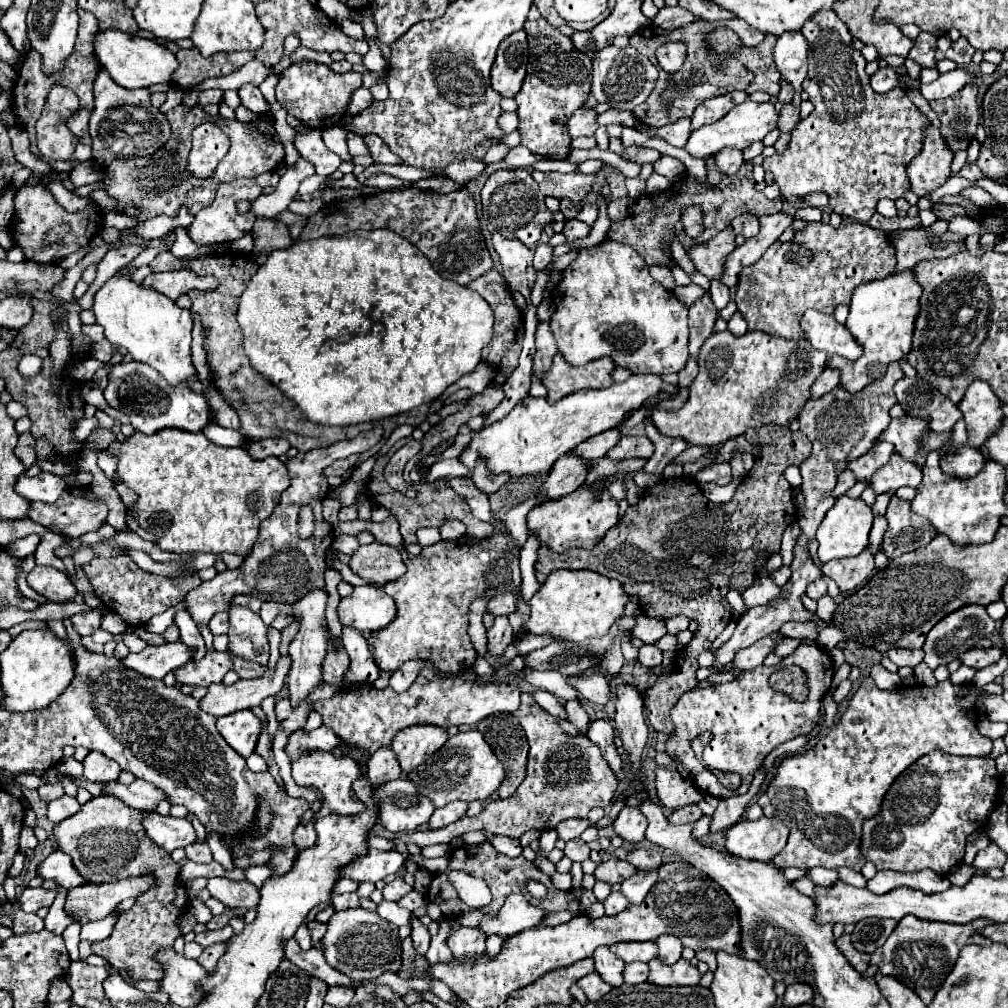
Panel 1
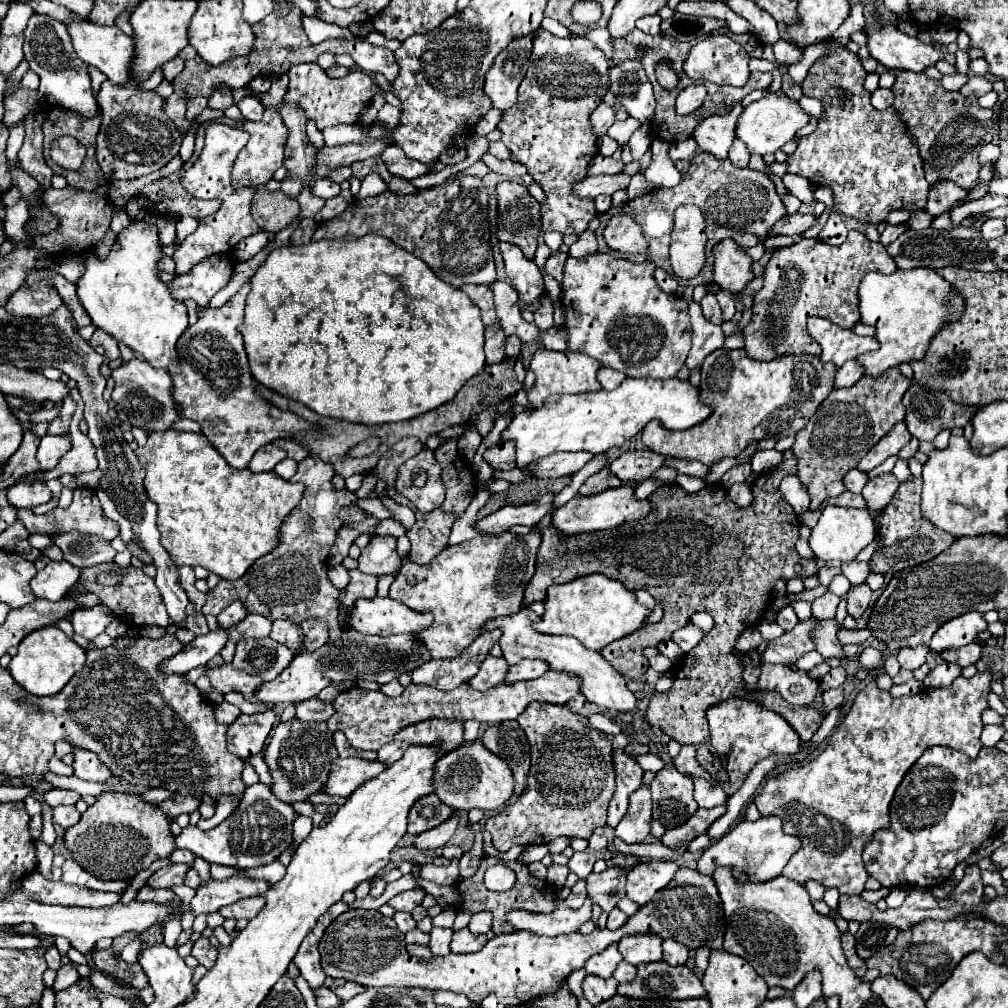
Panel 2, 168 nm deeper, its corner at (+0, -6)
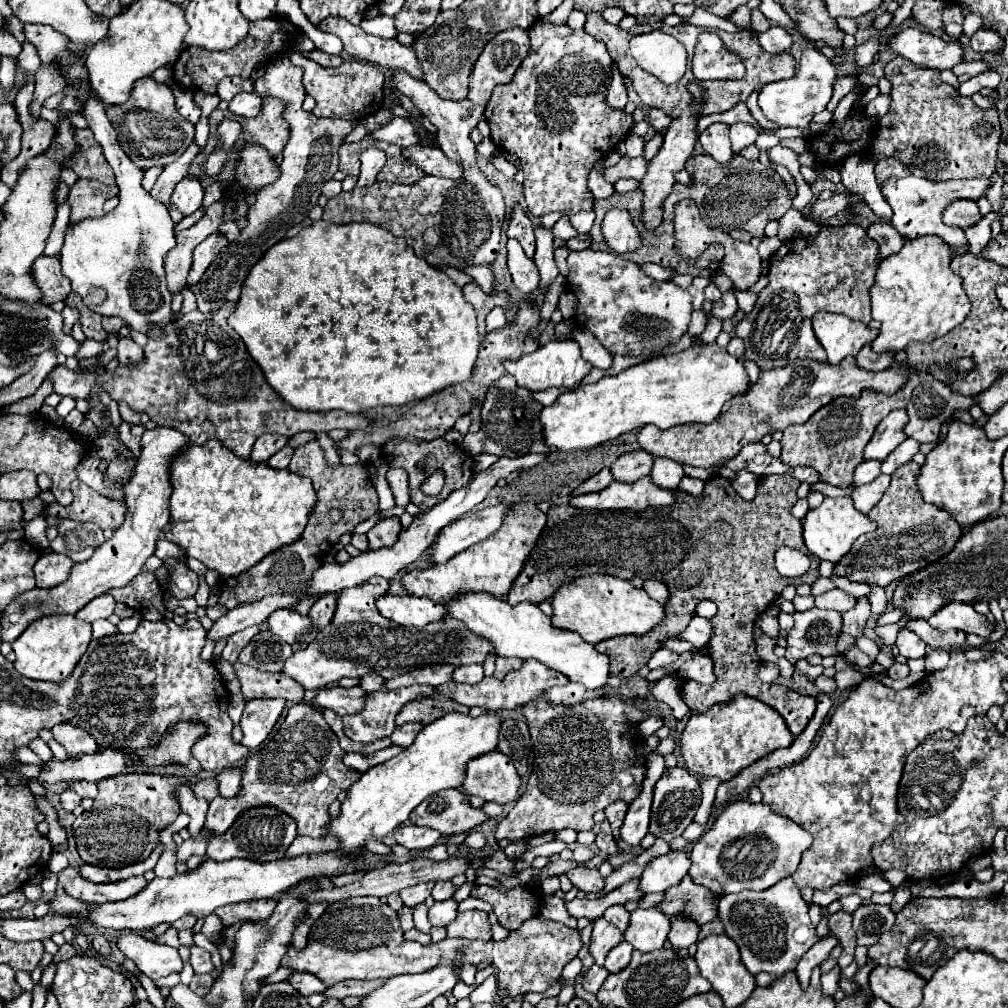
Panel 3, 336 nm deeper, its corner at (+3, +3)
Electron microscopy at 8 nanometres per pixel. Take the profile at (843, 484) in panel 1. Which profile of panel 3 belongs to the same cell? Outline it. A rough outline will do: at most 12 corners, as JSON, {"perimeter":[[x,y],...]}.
{"perimeter":[[865,460],[855,472],[855,484],[873,482],[881,462]]}

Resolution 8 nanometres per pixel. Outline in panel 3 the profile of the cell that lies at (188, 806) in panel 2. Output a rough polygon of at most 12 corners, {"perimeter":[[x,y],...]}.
{"perimeter":[[215,776],[201,778],[193,792],[197,798],[213,800],[219,796]]}

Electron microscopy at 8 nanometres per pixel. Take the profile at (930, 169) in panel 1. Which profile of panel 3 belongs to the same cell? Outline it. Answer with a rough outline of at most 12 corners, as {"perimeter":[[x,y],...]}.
{"perimeter":[[957,200],[943,222],[961,230],[983,216],[973,200]]}

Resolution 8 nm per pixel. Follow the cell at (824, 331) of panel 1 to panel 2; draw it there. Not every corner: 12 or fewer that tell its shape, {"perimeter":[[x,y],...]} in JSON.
{"perimeter":[[808,317],[808,333],[822,347],[820,361],[836,367],[878,349],[824,317]]}

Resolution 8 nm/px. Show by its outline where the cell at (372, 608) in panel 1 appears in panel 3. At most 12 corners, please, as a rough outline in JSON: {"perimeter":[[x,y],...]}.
{"perimeter":[[381,596],[379,612],[423,628],[447,616],[443,604],[417,596]]}

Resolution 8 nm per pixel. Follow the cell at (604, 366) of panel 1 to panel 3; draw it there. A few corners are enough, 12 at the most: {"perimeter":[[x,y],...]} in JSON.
{"perimeter":[[573,338],[503,360],[531,392],[571,388],[591,364]]}

